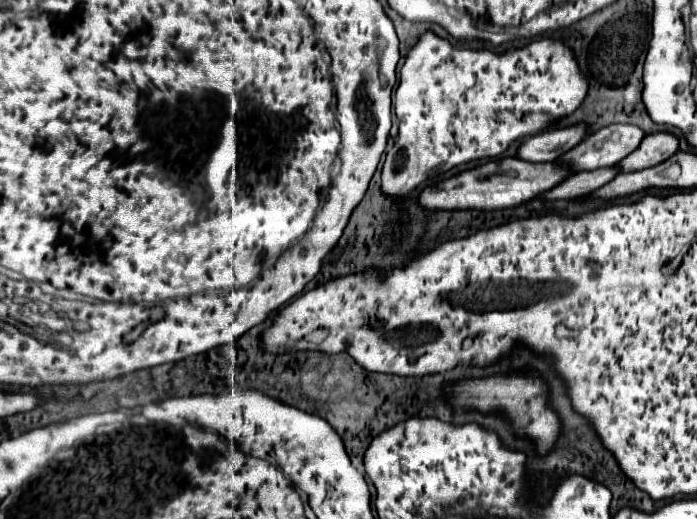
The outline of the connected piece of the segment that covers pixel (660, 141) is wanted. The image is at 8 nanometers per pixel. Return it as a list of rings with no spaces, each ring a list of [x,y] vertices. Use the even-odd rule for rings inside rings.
[[[666,131],[652,133],[652,135],[646,135],[644,141],[640,143],[640,147],[632,155],[622,159],[618,163],[618,167],[622,169],[622,173],[640,171],[640,169],[654,167],[654,165],[666,161],[676,151],[678,151],[678,137],[676,135],[666,133]]]

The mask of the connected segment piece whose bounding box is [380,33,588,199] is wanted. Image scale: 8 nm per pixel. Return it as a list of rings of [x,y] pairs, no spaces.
[[[424,33],[408,51],[400,71],[400,85],[394,101],[400,131],[392,151],[386,153],[380,191],[386,197],[408,199],[420,183],[438,173],[446,173],[474,159],[496,157],[514,141],[546,131],[556,121],[572,115],[582,105],[586,93],[588,79],[578,67],[574,51],[562,41],[546,37],[532,41],[522,49],[492,53],[486,49],[464,49],[434,33]]]

